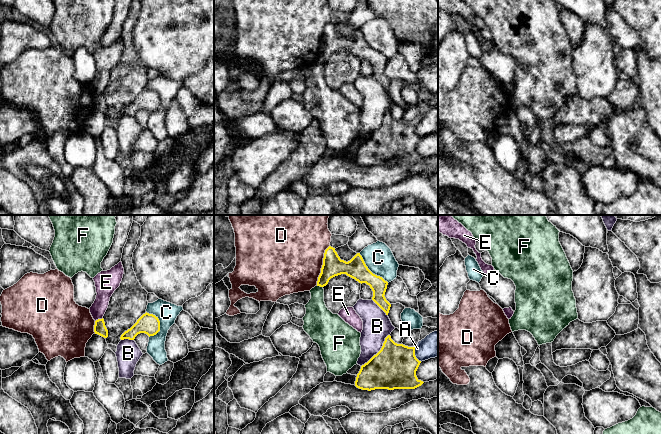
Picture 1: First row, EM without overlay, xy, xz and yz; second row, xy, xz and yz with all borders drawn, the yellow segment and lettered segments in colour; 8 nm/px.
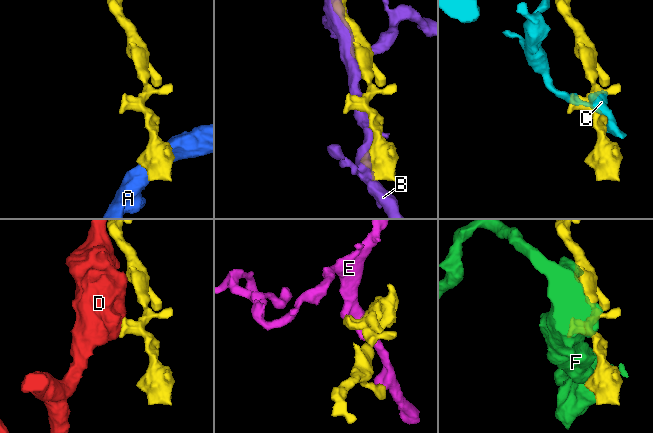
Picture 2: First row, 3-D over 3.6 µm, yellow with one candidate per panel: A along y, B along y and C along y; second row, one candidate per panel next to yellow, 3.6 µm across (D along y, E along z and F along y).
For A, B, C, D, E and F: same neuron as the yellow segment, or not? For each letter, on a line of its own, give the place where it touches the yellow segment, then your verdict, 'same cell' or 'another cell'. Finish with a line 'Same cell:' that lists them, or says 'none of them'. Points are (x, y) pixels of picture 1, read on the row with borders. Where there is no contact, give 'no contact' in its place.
A: xz (414, 355) | another cell
B: xz (379, 351) | another cell
C: xy (159, 324) | another cell
D: xz (322, 265) | another cell
E: xy (98, 319) | another cell
F: xz (320, 286) | another cell
Same cell: none of them

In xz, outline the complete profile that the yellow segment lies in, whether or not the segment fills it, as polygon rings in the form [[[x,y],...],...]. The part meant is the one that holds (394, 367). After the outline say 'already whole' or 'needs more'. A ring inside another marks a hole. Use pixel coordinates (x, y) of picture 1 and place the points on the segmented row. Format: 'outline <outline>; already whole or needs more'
outline [[[388,335],[381,350],[361,366],[356,377],[355,386],[368,391],[375,389],[415,389],[424,383],[416,376],[420,363],[421,361],[415,356],[415,347],[397,344]]]; already whole

